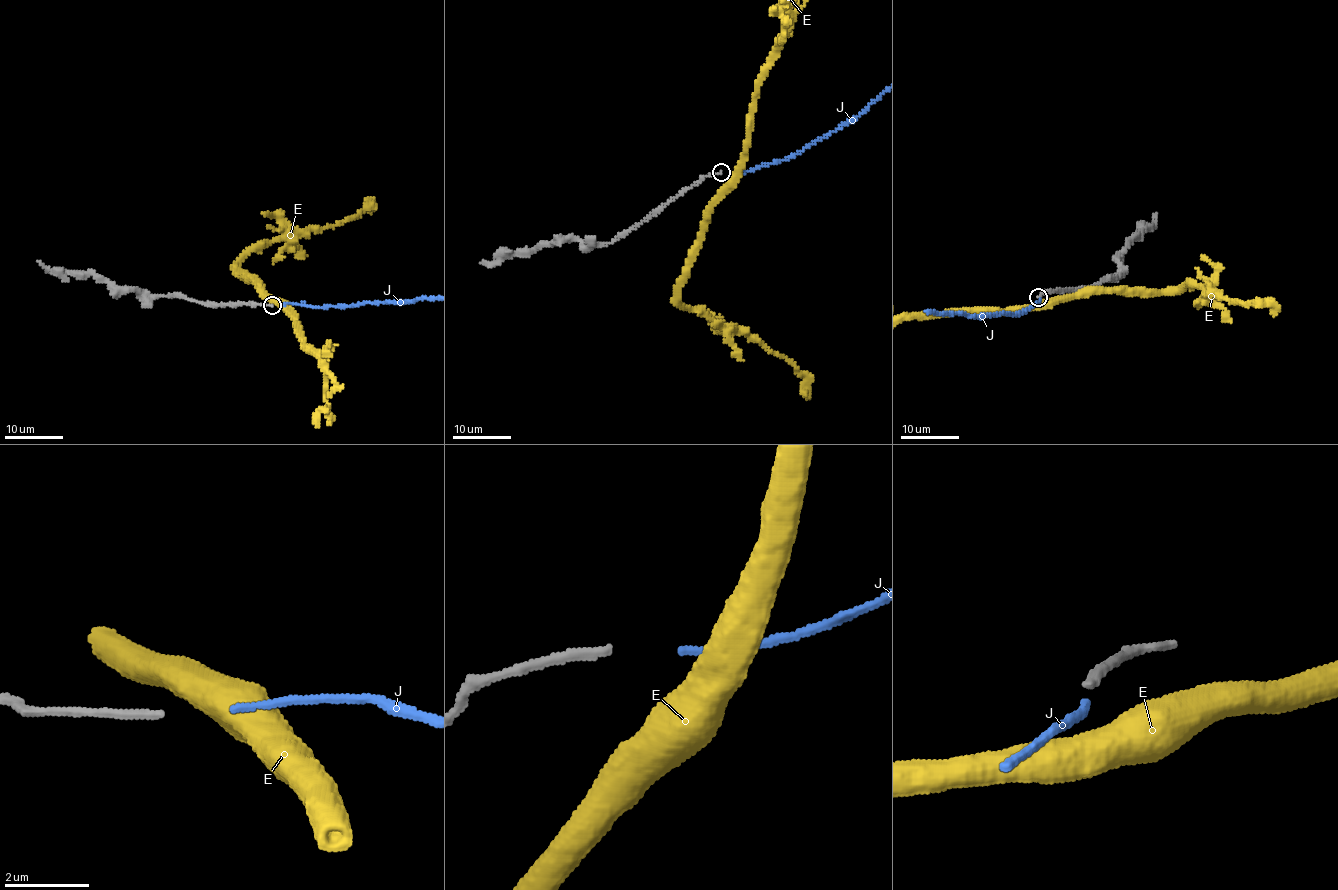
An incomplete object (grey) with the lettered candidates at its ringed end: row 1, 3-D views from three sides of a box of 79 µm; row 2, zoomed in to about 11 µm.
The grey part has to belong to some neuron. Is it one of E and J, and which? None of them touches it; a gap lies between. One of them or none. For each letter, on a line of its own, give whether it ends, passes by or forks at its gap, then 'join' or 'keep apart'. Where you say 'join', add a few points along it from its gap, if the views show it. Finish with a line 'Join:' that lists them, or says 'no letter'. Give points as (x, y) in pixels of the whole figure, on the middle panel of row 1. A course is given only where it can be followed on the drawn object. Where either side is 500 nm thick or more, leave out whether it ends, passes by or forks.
E: keep apart
J: it ends; join
Join: J

